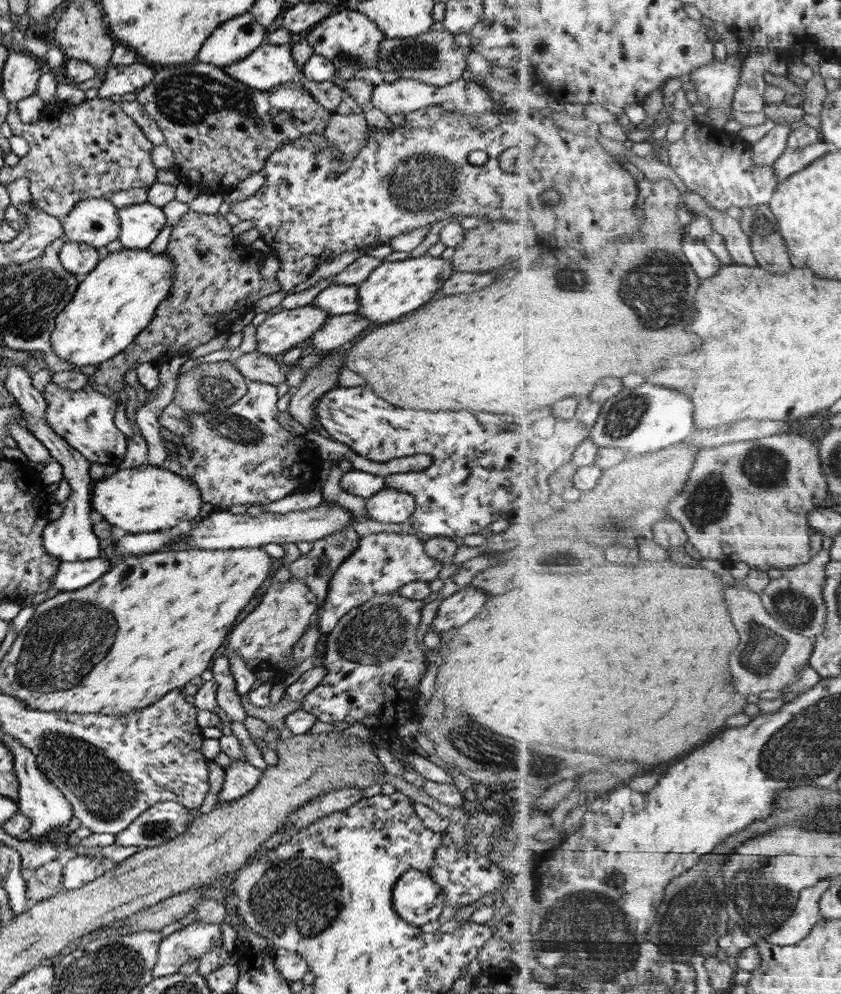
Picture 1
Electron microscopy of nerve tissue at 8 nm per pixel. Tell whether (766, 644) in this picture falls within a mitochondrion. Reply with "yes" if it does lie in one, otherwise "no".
yes

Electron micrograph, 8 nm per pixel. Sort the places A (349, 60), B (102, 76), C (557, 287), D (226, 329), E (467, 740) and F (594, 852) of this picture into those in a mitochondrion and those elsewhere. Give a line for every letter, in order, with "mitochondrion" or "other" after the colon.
A: mitochondrion
B: other
C: mitochondrion
D: other
E: mitochondrion
F: other

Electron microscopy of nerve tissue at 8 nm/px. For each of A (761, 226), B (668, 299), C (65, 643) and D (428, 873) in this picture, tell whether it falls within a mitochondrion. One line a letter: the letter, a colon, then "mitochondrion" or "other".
A: mitochondrion
B: mitochondrion
C: mitochondrion
D: other

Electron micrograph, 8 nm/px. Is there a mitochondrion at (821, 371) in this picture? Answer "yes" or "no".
no

